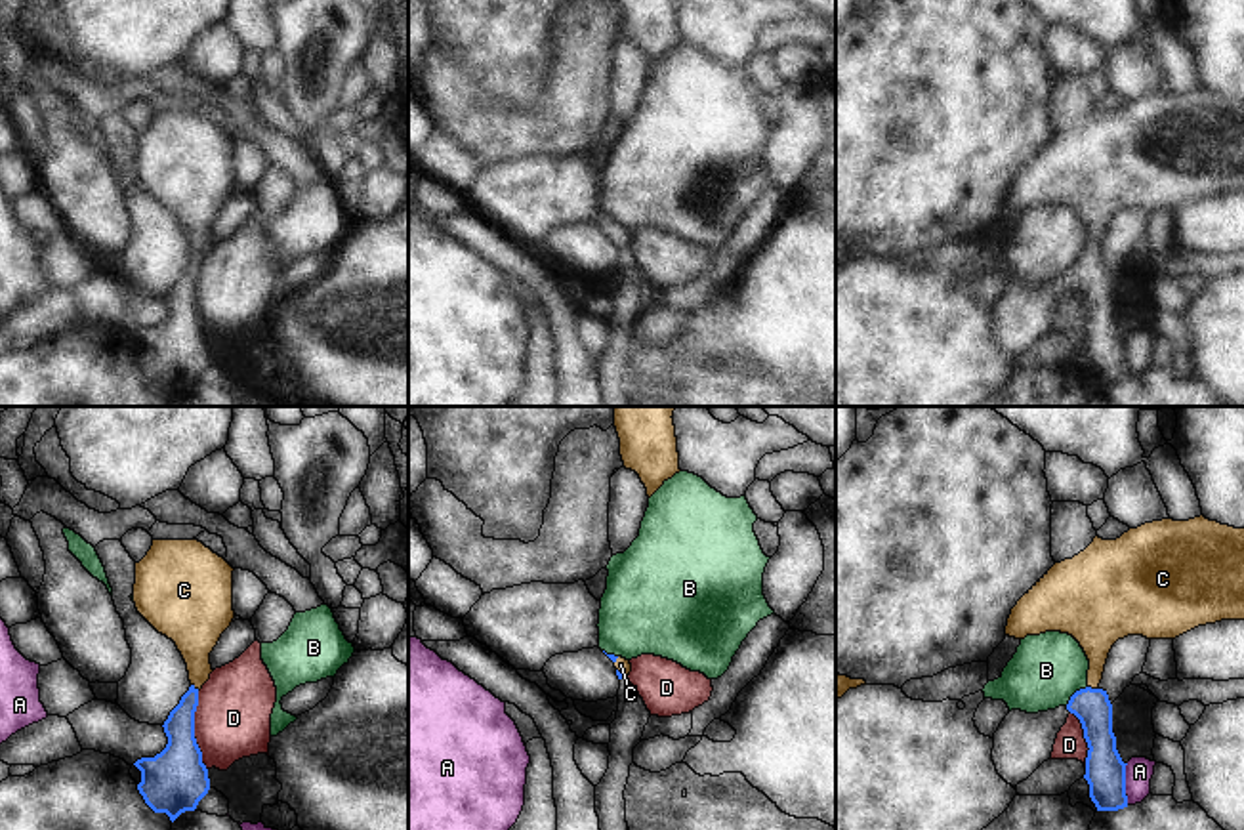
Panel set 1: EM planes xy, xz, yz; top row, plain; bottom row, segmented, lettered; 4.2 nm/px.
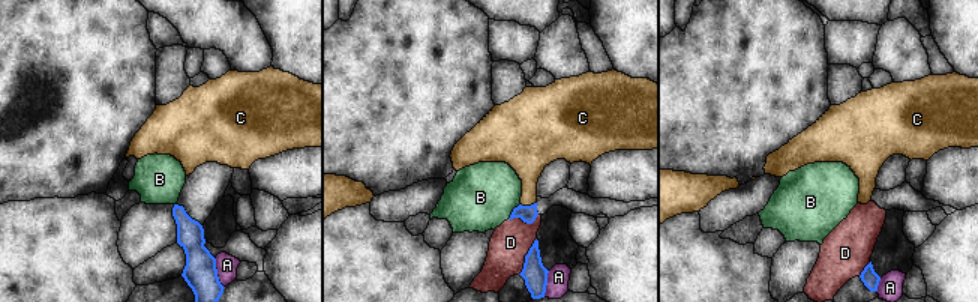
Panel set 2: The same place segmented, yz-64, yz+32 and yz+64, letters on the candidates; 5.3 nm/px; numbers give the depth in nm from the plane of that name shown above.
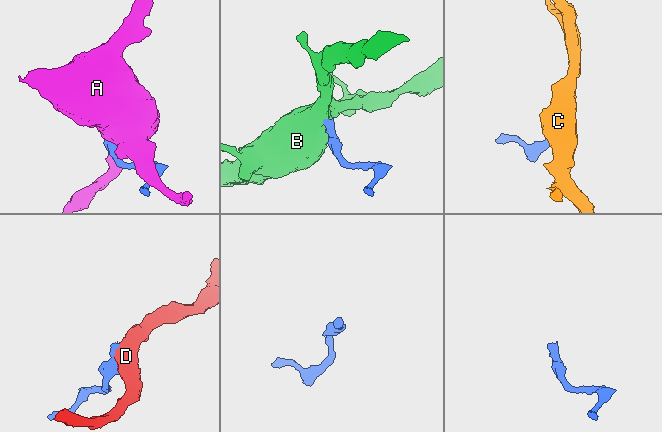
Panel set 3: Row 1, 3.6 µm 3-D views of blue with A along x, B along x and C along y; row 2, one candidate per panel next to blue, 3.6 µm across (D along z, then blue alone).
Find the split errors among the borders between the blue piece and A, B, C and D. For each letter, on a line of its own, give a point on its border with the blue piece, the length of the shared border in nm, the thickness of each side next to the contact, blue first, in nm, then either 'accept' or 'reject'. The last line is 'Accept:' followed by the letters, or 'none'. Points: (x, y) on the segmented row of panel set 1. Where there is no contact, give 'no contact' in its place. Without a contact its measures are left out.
A: meets blue in yz at (1124, 785); contact 180 nm long; 170 nm thick on the blue side, 120 nm on the other; reject
B: meets blue in yz at (1075, 693); contact 130 nm long; 160 nm thick on the blue side, 300 nm on the other; reject
C: meets blue in xy at (193, 685); contact 50 nm long; 130 nm thick on the blue side, 220 nm on the other; accept
D: meets blue in xy at (193, 731); contact 340 nm long; 280 nm thick on the blue side, 320 nm on the other; reject
Accept: C

